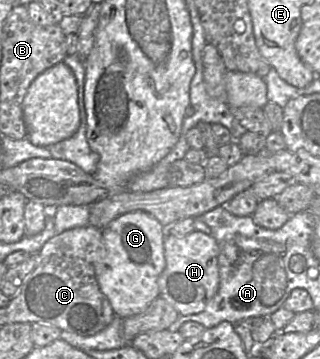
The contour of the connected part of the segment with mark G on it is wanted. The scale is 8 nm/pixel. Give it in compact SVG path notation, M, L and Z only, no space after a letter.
M136 211L113 220L103 231L101 259L96 278L116 316L127 318L145 311L160 296L159 278L166 267L164 228L151 215Z

